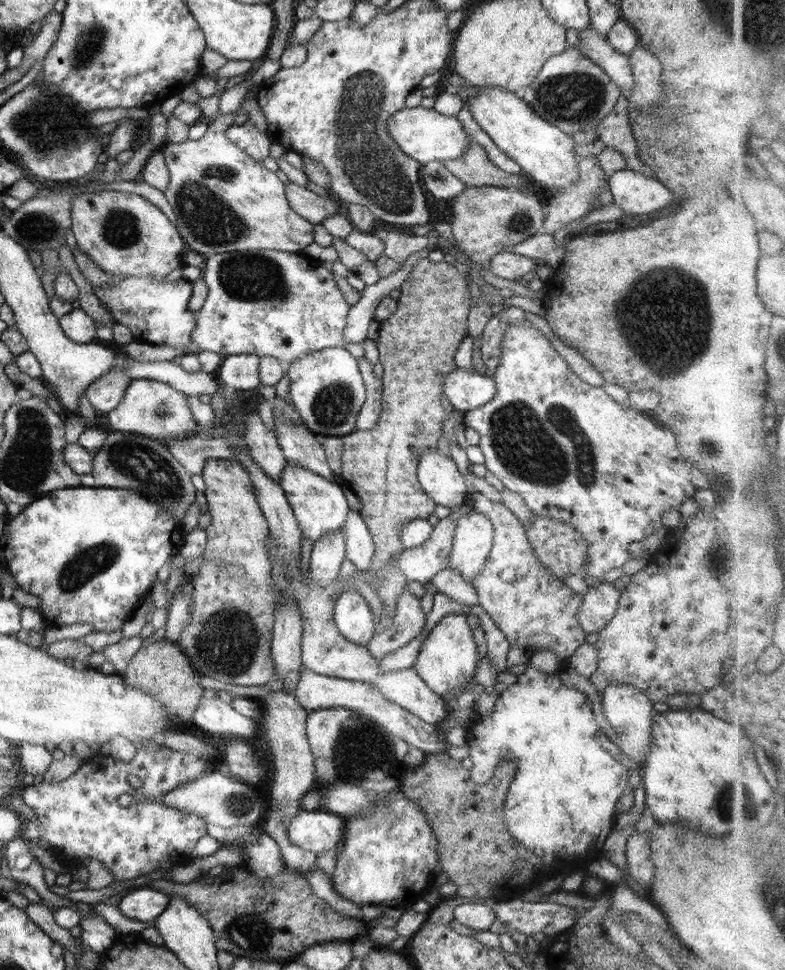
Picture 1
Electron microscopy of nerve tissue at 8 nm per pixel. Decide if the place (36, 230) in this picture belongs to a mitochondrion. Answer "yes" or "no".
yes

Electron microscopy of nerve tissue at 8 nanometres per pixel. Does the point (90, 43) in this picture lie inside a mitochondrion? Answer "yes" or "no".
yes

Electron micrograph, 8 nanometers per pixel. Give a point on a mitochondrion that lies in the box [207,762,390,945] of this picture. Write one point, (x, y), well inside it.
(235, 805)

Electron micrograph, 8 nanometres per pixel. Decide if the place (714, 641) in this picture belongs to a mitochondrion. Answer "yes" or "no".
no

